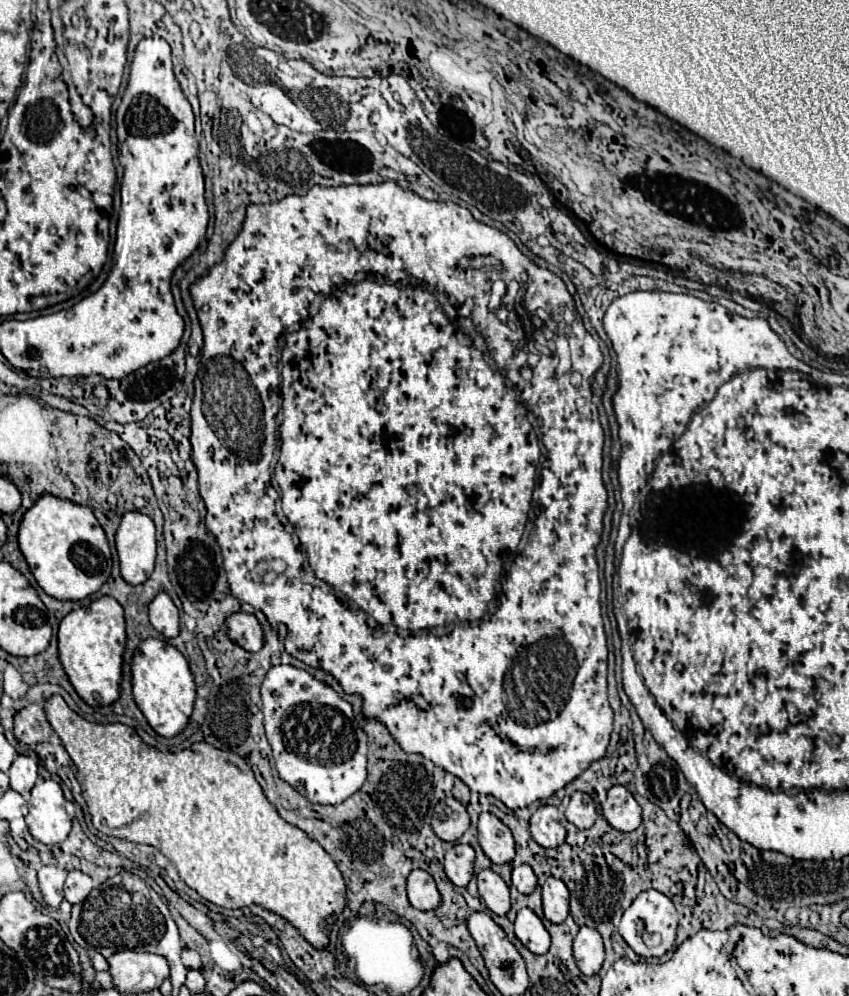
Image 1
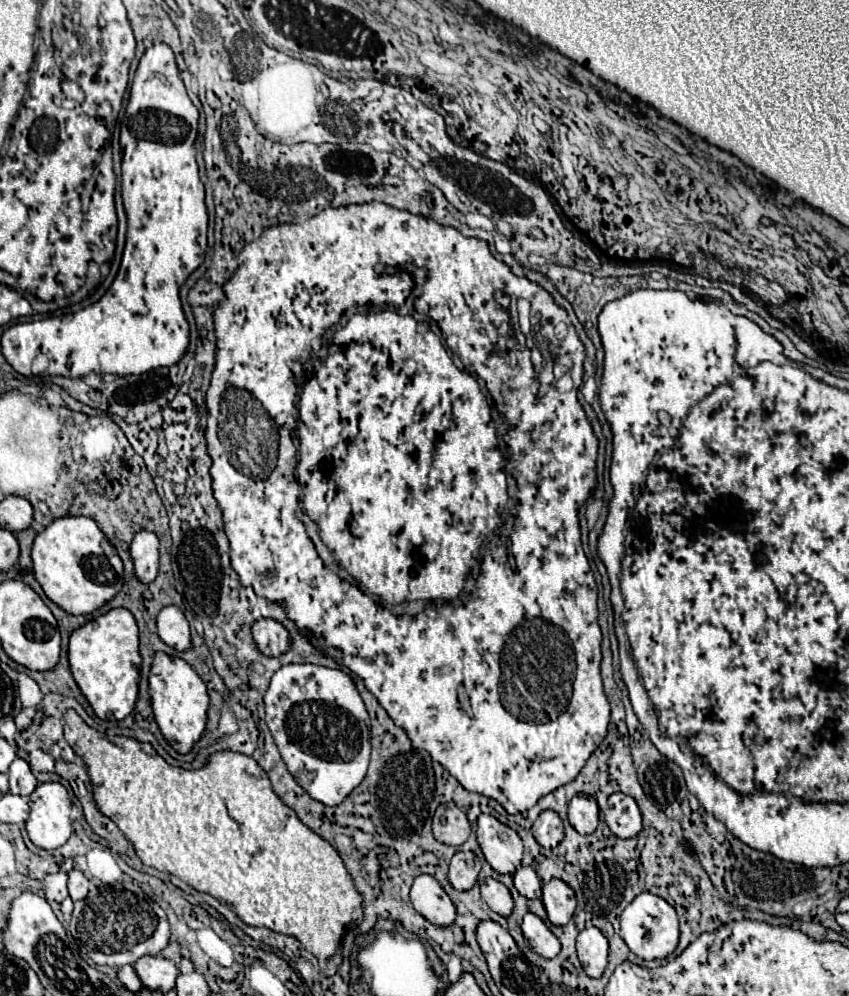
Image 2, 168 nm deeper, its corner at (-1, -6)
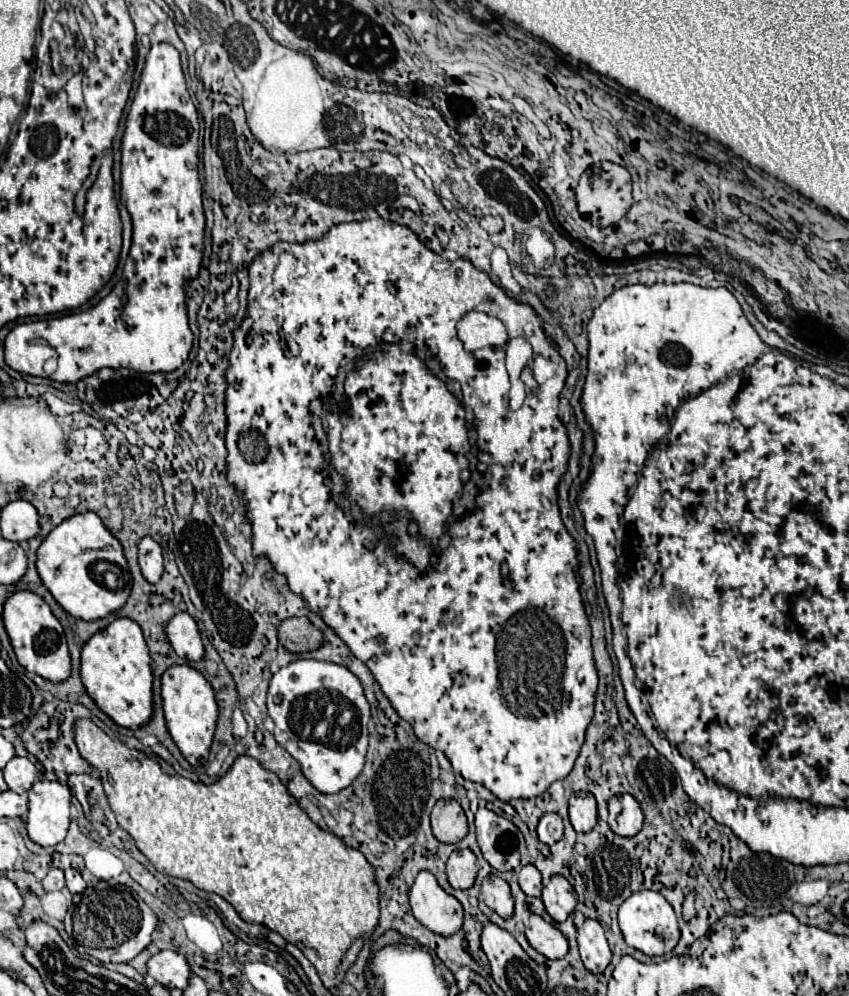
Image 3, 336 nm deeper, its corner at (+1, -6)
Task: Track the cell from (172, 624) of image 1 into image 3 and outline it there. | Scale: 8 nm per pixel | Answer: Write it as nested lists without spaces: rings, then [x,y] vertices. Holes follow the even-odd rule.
[[[177,613],[167,623],[167,637],[175,653],[187,661],[199,661],[205,655],[199,627],[187,613]]]

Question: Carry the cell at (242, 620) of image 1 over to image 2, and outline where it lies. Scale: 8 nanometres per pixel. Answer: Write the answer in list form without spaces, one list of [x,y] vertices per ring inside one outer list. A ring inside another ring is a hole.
[[[261,619],[253,625],[253,637],[257,647],[267,657],[279,657],[291,649],[289,631],[275,619]]]

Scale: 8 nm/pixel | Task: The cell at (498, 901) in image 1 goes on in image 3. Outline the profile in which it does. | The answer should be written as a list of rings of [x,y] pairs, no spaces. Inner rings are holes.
[[[487,875],[481,883],[481,899],[489,909],[493,909],[503,919],[513,915],[513,897],[507,881],[497,875]]]

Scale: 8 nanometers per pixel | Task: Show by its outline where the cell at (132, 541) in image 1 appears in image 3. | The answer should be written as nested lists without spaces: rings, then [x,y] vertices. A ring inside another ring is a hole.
[[[143,537],[137,547],[139,547],[139,567],[143,577],[149,583],[157,583],[163,573],[163,557],[159,543],[155,543],[151,537]]]

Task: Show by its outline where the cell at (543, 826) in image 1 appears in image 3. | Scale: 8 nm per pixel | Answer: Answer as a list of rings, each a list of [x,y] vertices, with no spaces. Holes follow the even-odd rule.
[[[545,813],[539,819],[537,835],[547,845],[553,845],[555,841],[559,841],[563,837],[563,821],[561,821],[561,817],[557,813]]]

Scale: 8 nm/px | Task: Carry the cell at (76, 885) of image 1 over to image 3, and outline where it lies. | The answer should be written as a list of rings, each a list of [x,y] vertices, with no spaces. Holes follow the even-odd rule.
[[[65,869],[65,879],[67,879],[67,889],[73,895],[85,891],[85,881],[83,881],[83,877],[81,877],[81,873],[77,869]]]

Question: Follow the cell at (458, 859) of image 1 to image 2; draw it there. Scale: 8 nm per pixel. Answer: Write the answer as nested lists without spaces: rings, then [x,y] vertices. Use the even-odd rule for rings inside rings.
[[[459,851],[453,855],[449,865],[449,883],[457,891],[467,891],[475,885],[481,863],[473,851]]]

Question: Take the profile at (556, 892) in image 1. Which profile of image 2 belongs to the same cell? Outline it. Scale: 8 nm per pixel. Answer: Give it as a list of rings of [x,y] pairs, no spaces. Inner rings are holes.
[[[551,879],[543,885],[543,905],[553,925],[567,925],[575,913],[577,899],[565,881]]]

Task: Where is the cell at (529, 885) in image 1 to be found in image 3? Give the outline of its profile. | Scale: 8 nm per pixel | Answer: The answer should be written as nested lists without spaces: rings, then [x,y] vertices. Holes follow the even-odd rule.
[[[525,865],[519,871],[519,885],[525,895],[529,897],[541,897],[541,873],[533,865]]]

